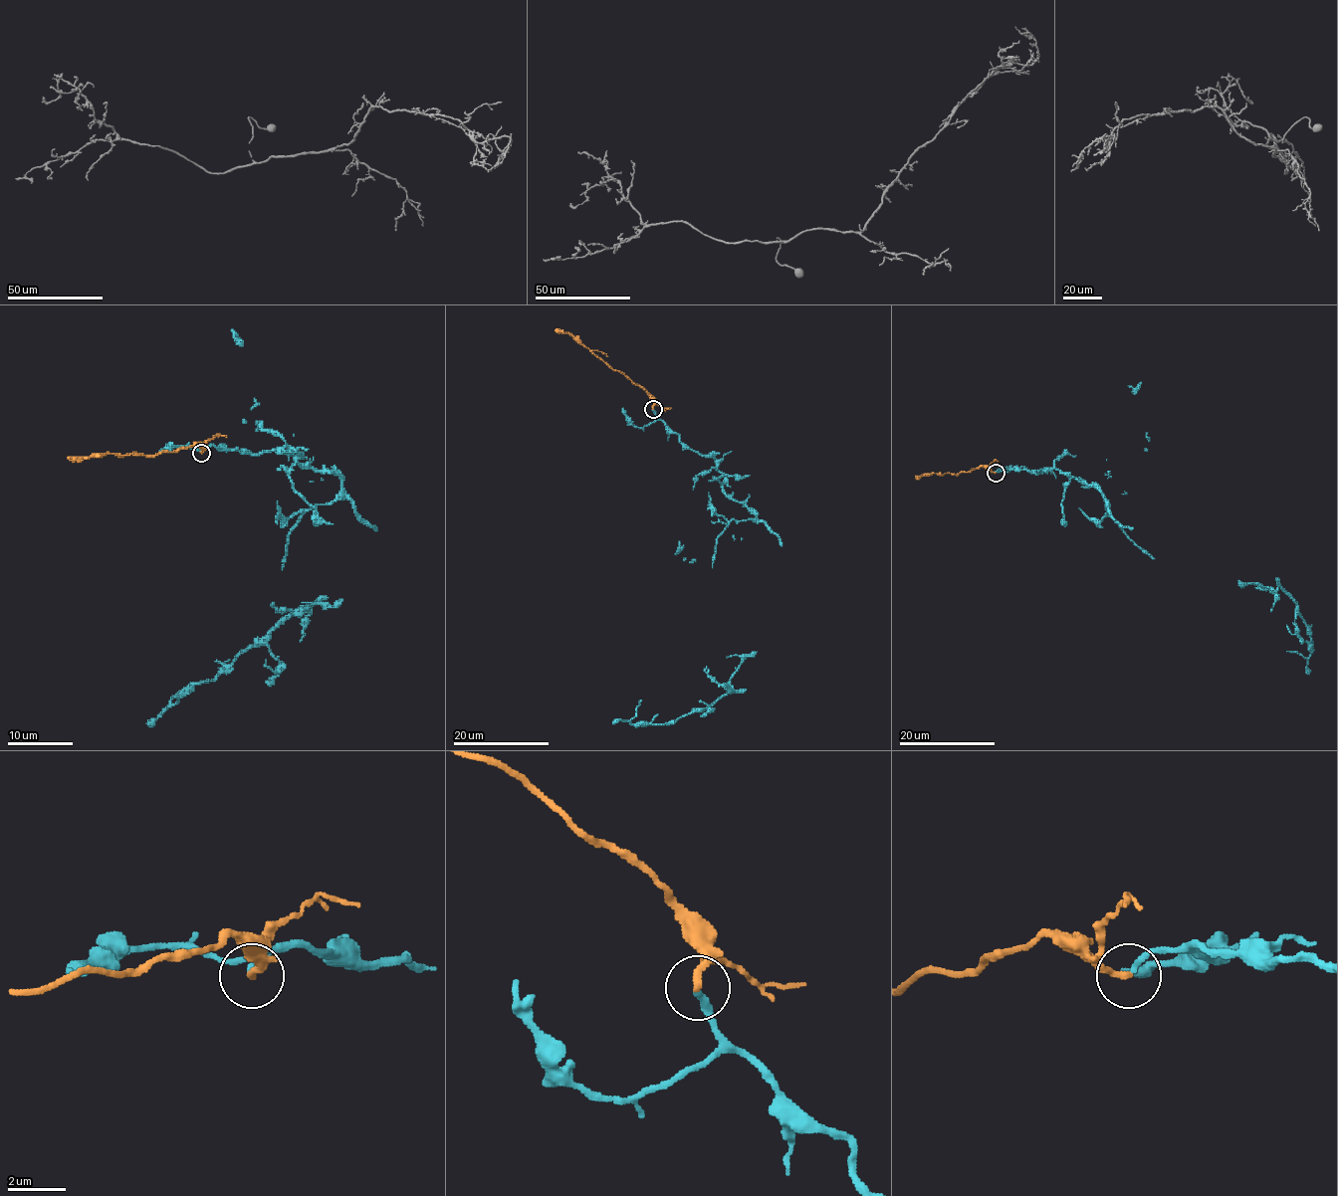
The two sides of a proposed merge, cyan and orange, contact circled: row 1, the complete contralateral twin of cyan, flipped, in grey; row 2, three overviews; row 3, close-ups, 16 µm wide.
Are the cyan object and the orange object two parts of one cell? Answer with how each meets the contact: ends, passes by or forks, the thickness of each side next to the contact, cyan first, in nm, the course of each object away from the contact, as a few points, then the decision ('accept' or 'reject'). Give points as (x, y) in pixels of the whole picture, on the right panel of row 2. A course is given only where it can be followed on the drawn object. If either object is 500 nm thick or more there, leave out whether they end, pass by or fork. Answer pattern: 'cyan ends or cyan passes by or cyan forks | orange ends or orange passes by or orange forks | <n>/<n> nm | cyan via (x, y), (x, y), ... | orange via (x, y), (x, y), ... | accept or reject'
cyan ends | orange ends | 220/240 nm | cyan via (996, 472), (1069, 474), (1095, 486), (1106, 512), (1154, 558), (1278, 586), (1310, 637), (1305, 658), (1286, 651) | orange via (996, 472), (980, 466), (959, 475), (925, 474), (916, 477) | accept

